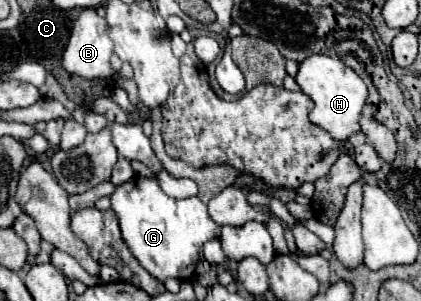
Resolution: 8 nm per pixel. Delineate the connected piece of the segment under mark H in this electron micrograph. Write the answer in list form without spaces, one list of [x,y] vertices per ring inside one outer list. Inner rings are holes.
[[[312,55],[300,63],[298,75],[294,79],[300,89],[314,101],[314,109],[310,113],[310,121],[314,125],[328,131],[336,141],[346,141],[350,135],[360,131],[358,119],[368,99],[368,89],[348,65],[328,55]]]

